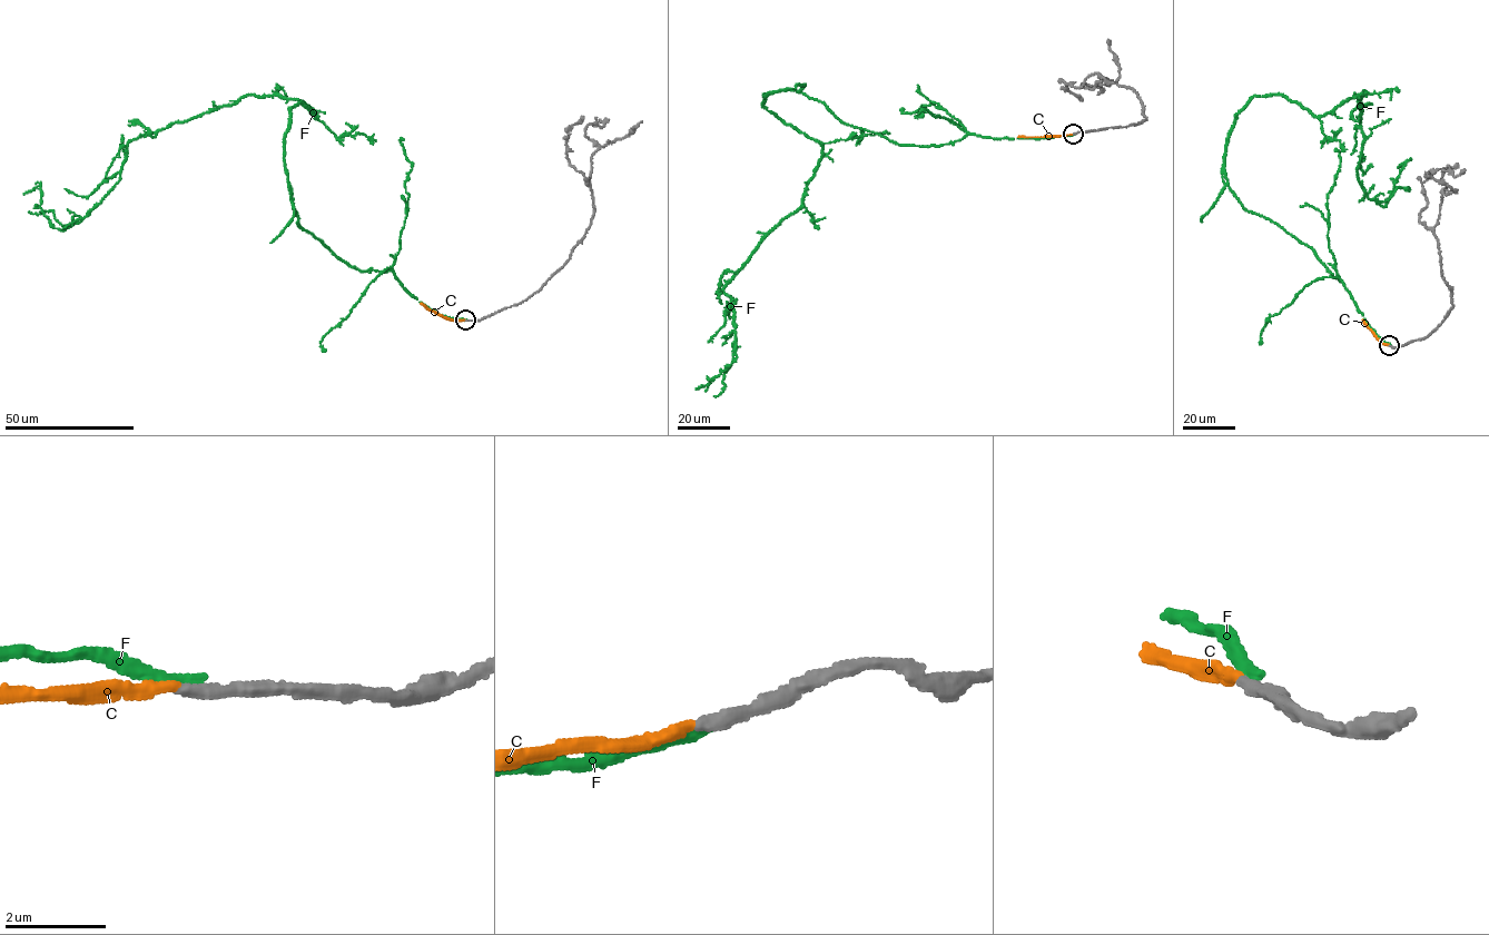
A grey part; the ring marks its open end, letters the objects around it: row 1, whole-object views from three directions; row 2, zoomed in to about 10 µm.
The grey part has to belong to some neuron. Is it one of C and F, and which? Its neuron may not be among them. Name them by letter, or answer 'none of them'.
C

